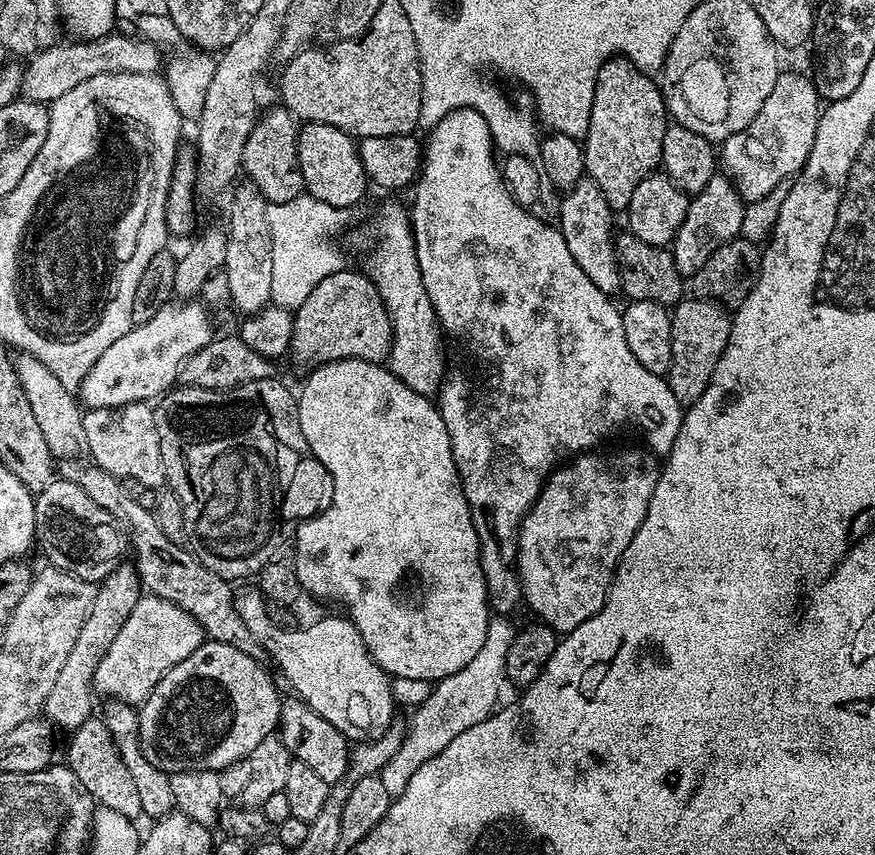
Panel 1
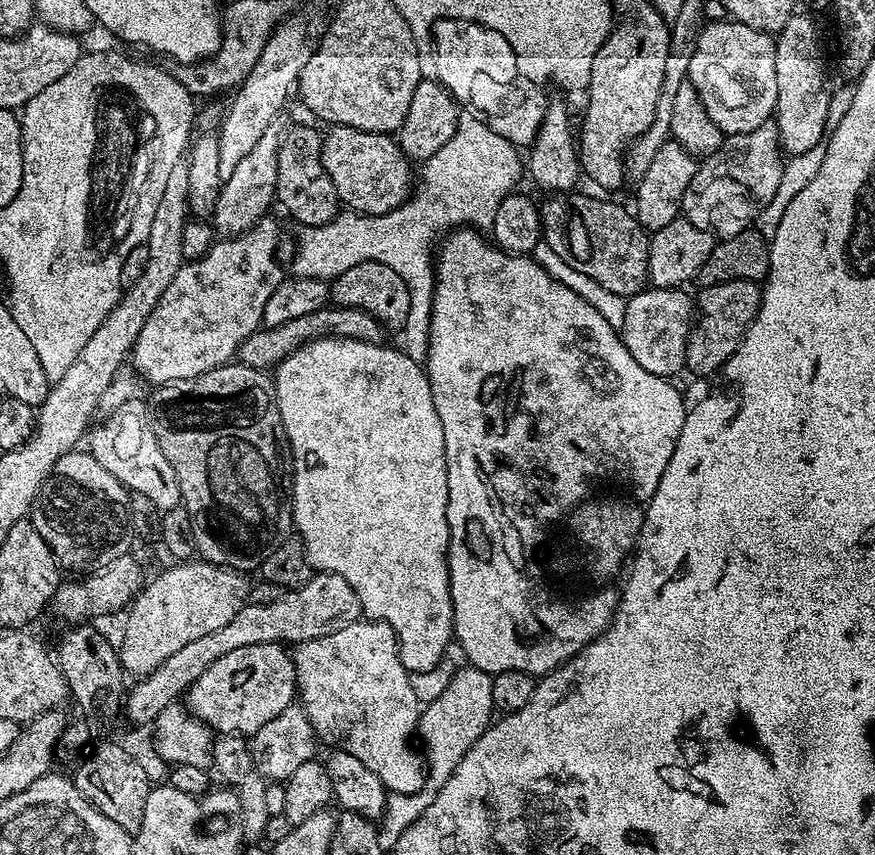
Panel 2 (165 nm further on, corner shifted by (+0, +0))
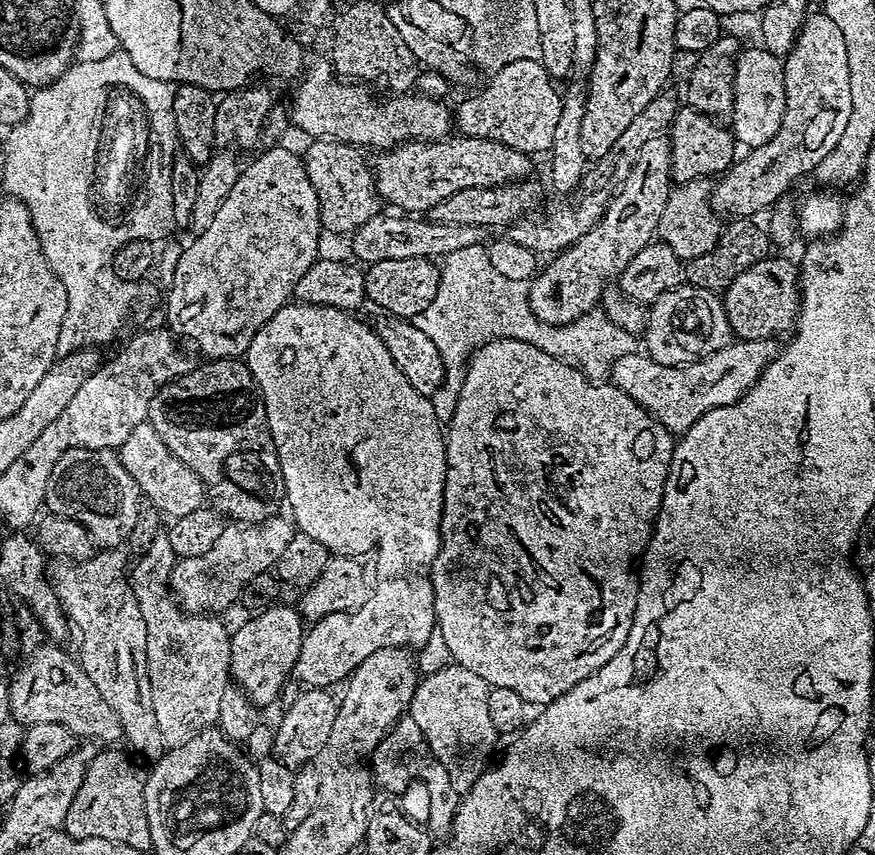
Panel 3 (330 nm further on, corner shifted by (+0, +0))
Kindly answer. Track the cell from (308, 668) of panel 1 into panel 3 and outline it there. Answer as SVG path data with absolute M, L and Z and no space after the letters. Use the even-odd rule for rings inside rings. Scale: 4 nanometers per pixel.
M409 714L400 717L400 721L393 726L384 740L376 747L370 757L370 767L377 785L385 788L385 793L404 792L408 783L413 780L416 784L425 784L424 792L428 795L428 813L425 814L423 823L427 831L432 834L447 833L452 826L452 819L456 816L458 795L451 788L450 774L446 766L434 756L427 746L427 740L423 738L422 731L418 728L414 718Z

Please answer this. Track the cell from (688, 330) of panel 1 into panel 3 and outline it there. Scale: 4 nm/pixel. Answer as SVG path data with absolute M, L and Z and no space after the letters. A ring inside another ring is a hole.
M784 254L776 255L758 262L750 270L740 274L731 287L722 294L726 318L732 327L732 335L737 341L780 338L783 332L791 333L795 329L796 318L800 315L800 274L797 265L791 264Z

